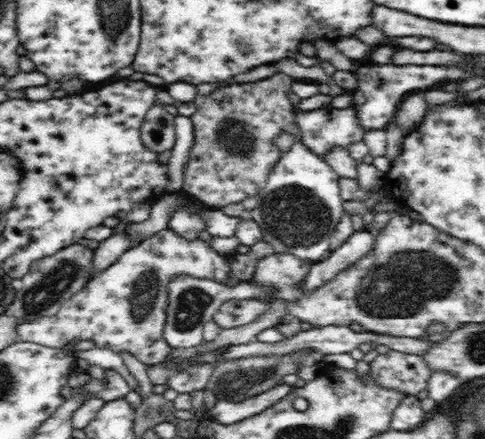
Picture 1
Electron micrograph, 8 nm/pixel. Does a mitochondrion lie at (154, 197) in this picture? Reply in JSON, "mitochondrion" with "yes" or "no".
{"mitochondrion":"no"}

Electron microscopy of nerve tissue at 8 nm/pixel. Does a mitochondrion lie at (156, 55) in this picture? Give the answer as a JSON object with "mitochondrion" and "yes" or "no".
{"mitochondrion":"no"}

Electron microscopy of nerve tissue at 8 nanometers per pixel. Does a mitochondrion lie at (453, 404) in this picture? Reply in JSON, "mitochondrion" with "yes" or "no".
{"mitochondrion":"no"}

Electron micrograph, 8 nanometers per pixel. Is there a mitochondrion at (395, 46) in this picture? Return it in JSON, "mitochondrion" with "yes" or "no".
{"mitochondrion":"no"}

